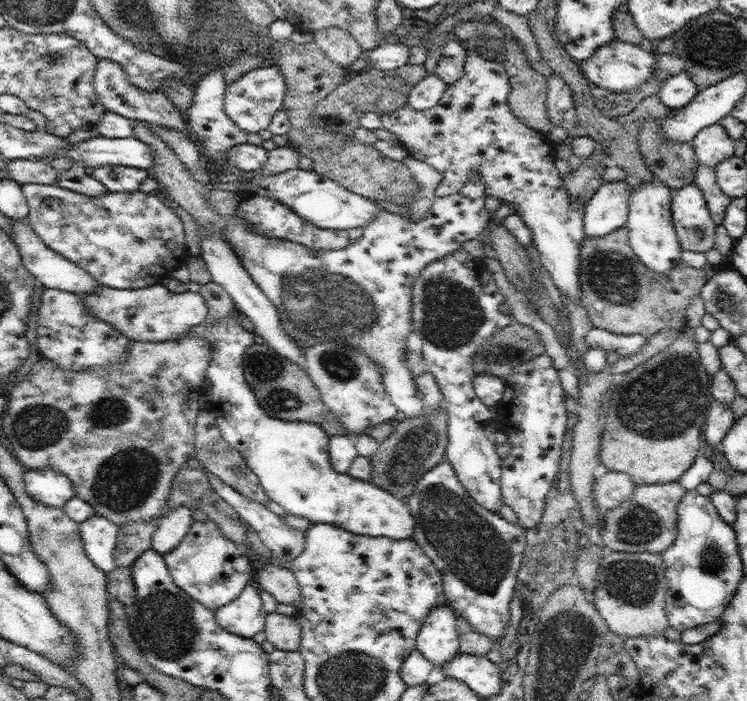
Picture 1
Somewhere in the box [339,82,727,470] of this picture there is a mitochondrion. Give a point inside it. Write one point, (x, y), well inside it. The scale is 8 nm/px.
(661, 402)

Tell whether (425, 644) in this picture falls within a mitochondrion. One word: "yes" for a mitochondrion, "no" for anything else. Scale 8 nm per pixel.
no

